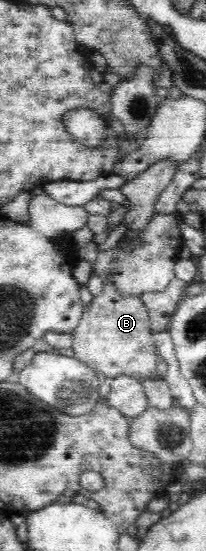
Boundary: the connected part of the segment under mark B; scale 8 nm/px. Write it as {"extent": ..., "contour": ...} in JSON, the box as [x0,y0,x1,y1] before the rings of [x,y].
{"extent":[70,280,158,381],"contour":[[[111,280],[103,281],[101,294],[92,298],[89,310],[83,311],[80,325],[70,334],[73,358],[102,373],[108,381],[120,374],[141,381],[158,377],[158,350],[153,342],[148,310],[140,296],[120,294]]]}

